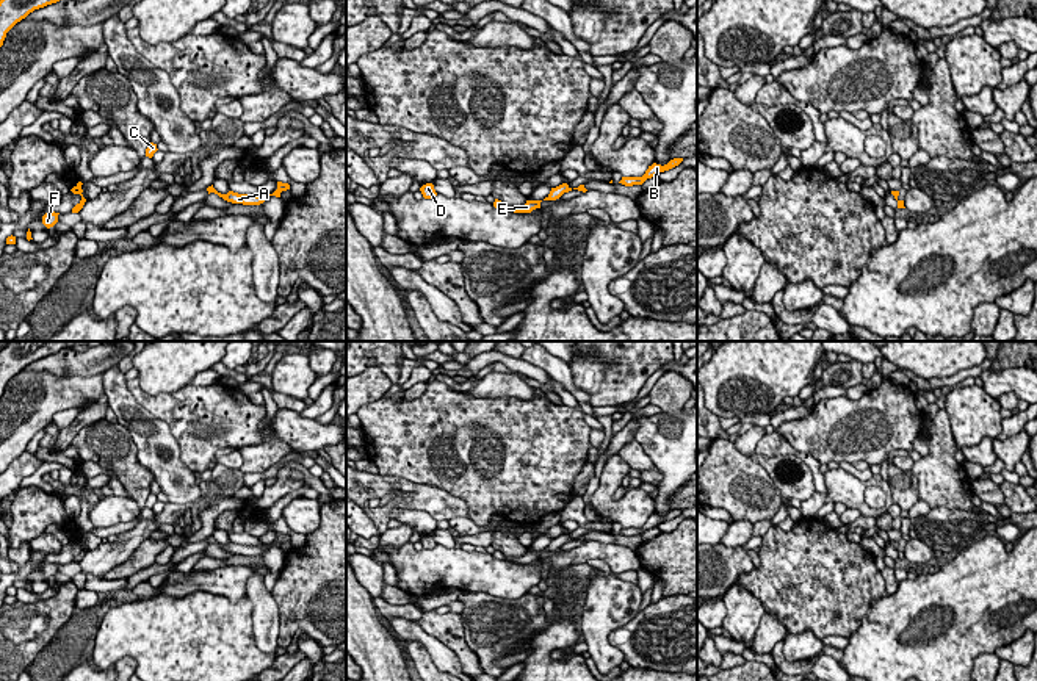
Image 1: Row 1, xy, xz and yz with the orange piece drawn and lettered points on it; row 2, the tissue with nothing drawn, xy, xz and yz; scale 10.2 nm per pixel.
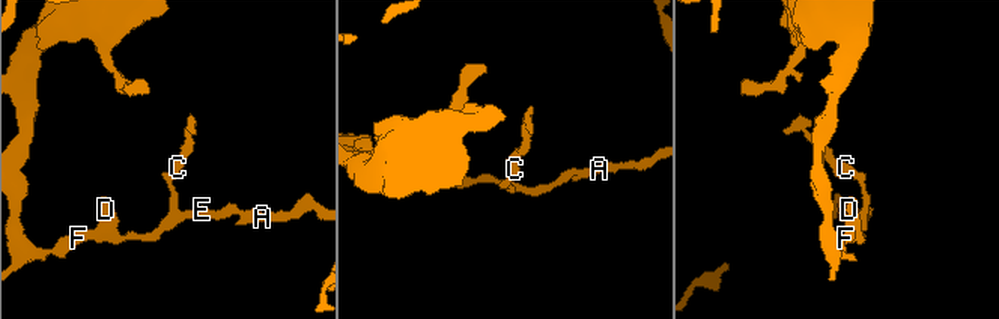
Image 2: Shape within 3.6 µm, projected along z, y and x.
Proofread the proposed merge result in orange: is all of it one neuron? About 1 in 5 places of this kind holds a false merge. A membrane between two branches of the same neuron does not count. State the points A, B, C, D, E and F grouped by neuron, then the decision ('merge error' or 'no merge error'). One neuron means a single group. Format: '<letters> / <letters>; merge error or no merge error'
A B / C D E F; merge error

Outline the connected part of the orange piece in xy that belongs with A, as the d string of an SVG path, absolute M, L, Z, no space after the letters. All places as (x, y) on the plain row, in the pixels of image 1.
M277 532L277 540L273 545L252 546L252 545L238 545L238 543L233 543L233 542L229 542L227 545L221 545L221 543L216 542L215 545L218 545L219 548L222 548L224 551L232 553L232 554L260 556L269 546L280 548L280 543L287 542L287 540L290 540L288 534Z

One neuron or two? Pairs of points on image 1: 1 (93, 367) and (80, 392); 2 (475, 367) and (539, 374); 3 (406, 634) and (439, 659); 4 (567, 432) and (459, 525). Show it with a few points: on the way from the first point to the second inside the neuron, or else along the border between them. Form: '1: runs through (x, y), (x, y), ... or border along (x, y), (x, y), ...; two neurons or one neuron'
1: border along (101, 373), (71, 376); two neurons
2: runs through (491, 357), (502, 357), (523, 367); one neuron
3: runs through (415, 634), (422, 636), (436, 650); one neuron
4: border along (469, 517), (478, 525), (491, 522); two neurons

